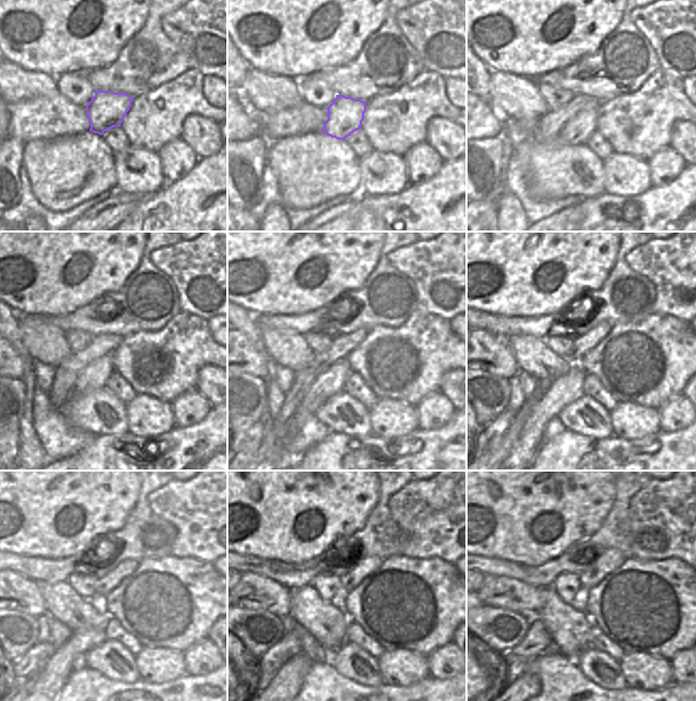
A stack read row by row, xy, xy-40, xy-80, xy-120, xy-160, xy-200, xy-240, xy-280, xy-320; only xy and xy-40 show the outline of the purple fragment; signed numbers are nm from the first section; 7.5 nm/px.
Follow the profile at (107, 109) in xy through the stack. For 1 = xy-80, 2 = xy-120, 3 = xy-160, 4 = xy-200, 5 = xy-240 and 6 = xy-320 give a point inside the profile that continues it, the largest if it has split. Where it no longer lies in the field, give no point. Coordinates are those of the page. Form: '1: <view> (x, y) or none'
1: xy-80 (575, 131)
2: xy-120 (94, 377)
3: xy-160 (331, 382)
4: xy-200 (567, 388)
5: xy-240 (58, 668)
6: xy-320 (522, 687)

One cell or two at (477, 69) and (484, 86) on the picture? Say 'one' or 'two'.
one

